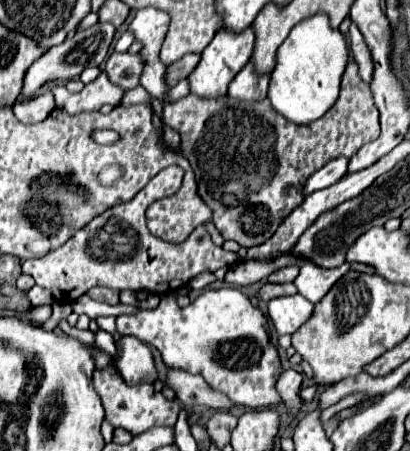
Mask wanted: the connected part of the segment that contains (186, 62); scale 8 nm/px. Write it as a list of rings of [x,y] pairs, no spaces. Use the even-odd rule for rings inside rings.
[[[189,53],[189,55],[181,57],[179,61],[171,63],[171,65],[167,67],[167,75],[165,75],[165,77],[167,77],[167,83],[173,87],[173,85],[177,85],[181,79],[187,79],[187,75],[197,67],[199,59],[201,59],[199,53]]]

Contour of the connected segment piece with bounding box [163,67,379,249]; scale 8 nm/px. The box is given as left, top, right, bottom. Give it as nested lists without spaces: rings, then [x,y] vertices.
[[[357,67],[345,69],[341,95],[337,103],[331,107],[331,111],[327,111],[321,119],[307,125],[295,125],[287,121],[271,107],[269,99],[263,101],[235,99],[233,107],[233,99],[227,95],[219,99],[203,99],[197,95],[187,95],[179,101],[167,103],[163,105],[163,121],[173,129],[177,129],[181,135],[181,151],[195,171],[201,199],[213,211],[215,227],[225,239],[233,239],[245,249],[261,245],[273,237],[273,233],[281,225],[281,219],[285,219],[293,209],[297,209],[303,203],[305,199],[303,185],[315,171],[319,171],[319,167],[323,167],[329,159],[339,157],[341,153],[345,157],[353,157],[365,143],[377,139],[379,135],[379,111],[373,103],[369,85],[359,77]]]

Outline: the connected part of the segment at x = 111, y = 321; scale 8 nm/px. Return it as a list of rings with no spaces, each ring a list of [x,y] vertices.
[[[95,317],[95,323],[97,323],[97,327],[99,327],[99,329],[103,329],[103,331],[111,333],[115,341],[119,341],[119,339],[121,339],[119,331],[115,329],[115,317]]]

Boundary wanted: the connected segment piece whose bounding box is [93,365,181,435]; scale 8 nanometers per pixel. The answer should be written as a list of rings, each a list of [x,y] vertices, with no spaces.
[[[109,365],[105,371],[95,371],[93,385],[103,401],[107,421],[113,427],[121,427],[121,429],[129,431],[131,435],[141,435],[147,429],[157,427],[157,425],[173,427],[177,423],[177,417],[181,411],[181,405],[177,401],[169,401],[161,393],[155,393],[153,385],[149,385],[149,383],[139,383],[133,387],[125,385],[125,381],[121,379],[121,375],[117,373],[117,369],[113,365]]]

